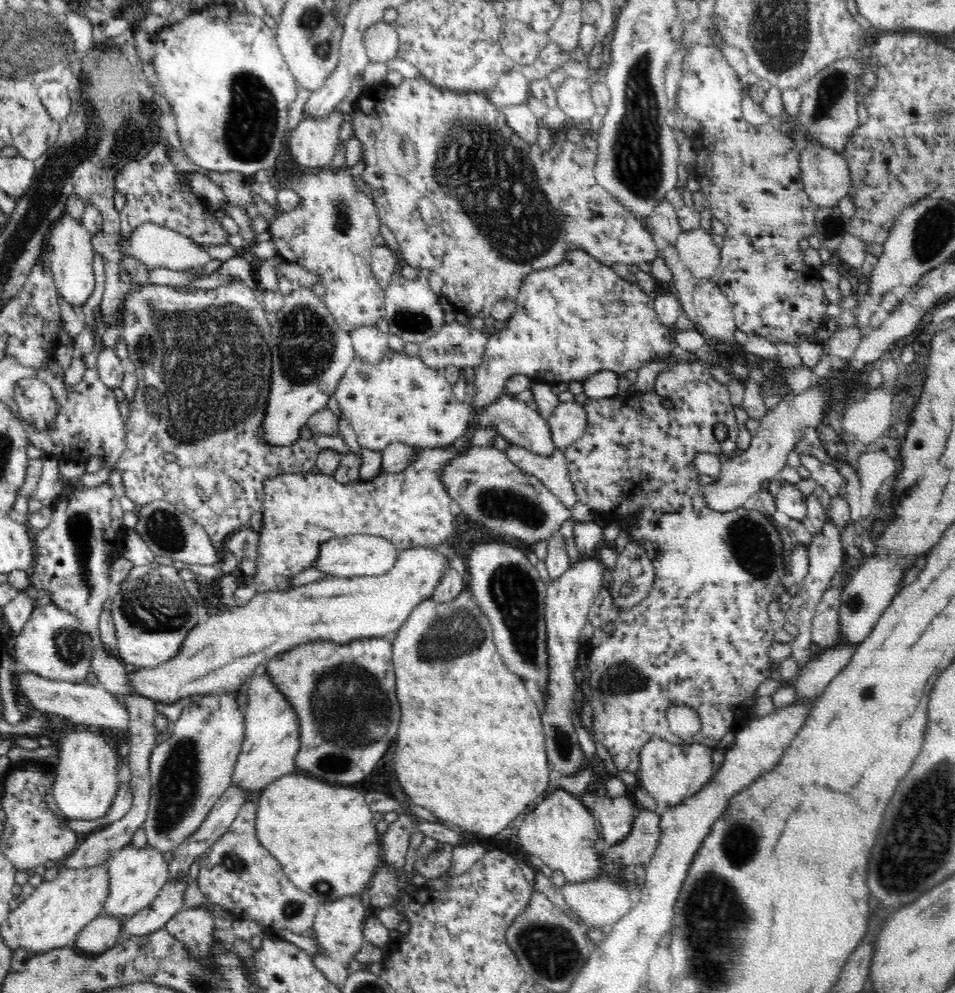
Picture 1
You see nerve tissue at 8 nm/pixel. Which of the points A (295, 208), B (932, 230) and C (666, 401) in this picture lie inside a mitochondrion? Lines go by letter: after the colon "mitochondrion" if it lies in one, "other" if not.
A: other
B: mitochondrion
C: other

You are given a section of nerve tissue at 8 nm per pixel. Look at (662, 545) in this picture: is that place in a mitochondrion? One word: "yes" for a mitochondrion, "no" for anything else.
no

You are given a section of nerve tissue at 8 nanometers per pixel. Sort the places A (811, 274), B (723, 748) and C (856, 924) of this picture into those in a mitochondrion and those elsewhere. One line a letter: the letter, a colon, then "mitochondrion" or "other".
A: other
B: other
C: other

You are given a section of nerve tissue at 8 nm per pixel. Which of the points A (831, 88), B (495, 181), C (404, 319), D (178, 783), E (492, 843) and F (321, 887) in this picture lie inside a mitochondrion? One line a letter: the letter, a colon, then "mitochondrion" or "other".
A: mitochondrion
B: mitochondrion
C: mitochondrion
D: mitochondrion
E: other
F: mitochondrion

